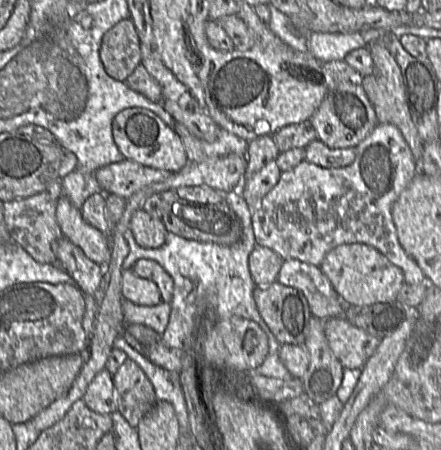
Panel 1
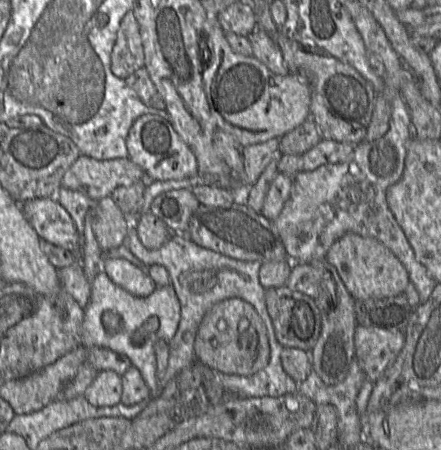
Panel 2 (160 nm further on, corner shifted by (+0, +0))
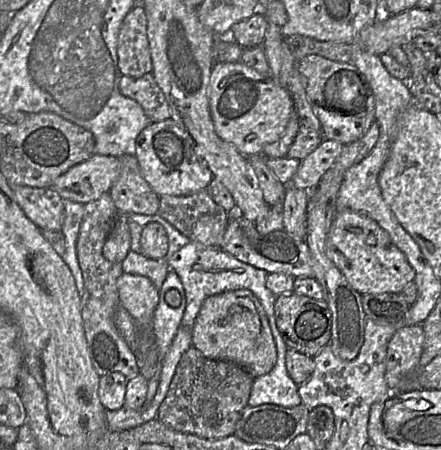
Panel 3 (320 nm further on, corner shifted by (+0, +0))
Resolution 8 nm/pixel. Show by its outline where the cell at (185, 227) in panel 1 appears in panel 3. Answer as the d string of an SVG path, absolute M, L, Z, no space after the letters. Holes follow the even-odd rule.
M238 212L230 214L219 248L236 259L263 269L267 273L282 272L291 274L294 278L314 278L310 265L310 252L305 241L293 238L284 229L260 234L254 222L244 218Z

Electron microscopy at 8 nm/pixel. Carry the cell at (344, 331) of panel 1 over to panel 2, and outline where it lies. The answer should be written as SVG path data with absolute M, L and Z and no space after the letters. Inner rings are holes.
M357 325L355 329L355 358L371 382L376 382L382 376L404 344L404 331L363 325Z

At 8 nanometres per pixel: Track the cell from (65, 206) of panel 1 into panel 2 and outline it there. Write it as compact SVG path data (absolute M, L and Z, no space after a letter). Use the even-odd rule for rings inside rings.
M104 255L102 271L118 286L136 297L148 297L157 285L145 269L135 266L122 258L109 258Z

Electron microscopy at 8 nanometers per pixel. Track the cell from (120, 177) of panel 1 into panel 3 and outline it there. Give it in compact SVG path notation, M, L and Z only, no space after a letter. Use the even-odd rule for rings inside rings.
M94 154L60 175L51 188L62 199L85 205L110 192L119 173L119 157Z

